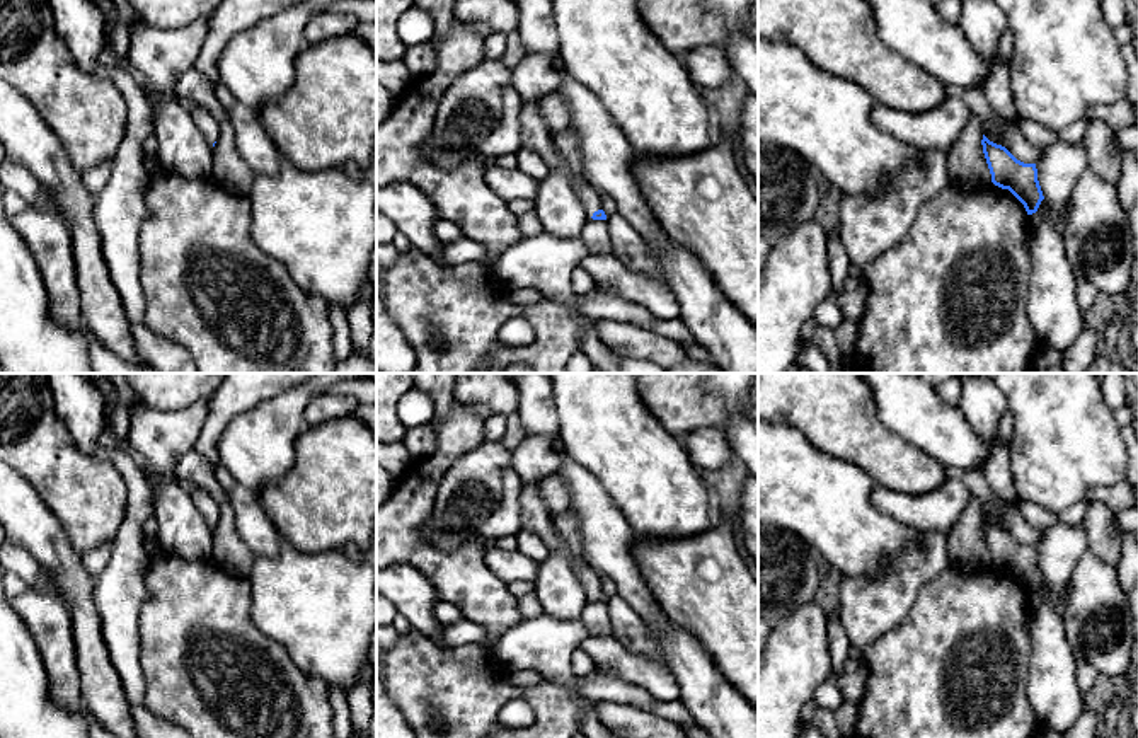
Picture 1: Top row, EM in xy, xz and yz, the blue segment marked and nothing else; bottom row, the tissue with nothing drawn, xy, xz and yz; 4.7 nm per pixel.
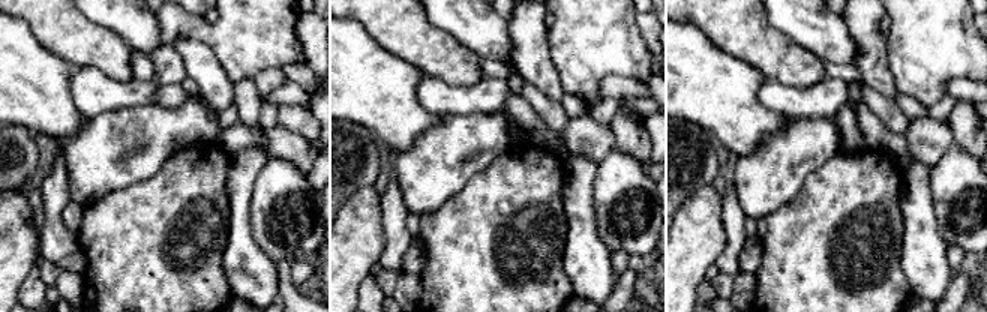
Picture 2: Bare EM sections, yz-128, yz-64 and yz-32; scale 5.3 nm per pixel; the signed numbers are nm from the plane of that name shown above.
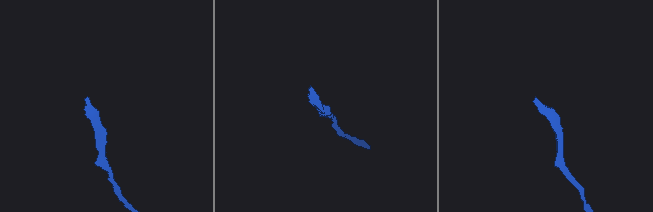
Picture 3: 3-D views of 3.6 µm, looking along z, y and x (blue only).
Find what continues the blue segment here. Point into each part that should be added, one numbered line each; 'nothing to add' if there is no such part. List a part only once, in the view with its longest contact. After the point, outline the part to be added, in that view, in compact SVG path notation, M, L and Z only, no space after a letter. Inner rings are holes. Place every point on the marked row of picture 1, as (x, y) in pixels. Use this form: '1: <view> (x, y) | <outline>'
1: xz (591, 200) | M576 181L574 187L581 198L581 205L588 218L591 218L595 211L603 210L603 198L595 187L581 181Z

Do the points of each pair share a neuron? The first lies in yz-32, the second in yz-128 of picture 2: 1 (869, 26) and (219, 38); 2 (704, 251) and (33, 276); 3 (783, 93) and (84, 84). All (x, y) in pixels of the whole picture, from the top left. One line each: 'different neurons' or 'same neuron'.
1: different neurons
2: different neurons
3: same neuron

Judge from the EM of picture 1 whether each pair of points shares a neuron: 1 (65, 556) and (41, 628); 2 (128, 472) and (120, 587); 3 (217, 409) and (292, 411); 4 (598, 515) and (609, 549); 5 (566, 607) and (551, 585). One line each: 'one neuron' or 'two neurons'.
1: two neurons
2: one neuron
3: two neurons
4: one neuron
5: one neuron

